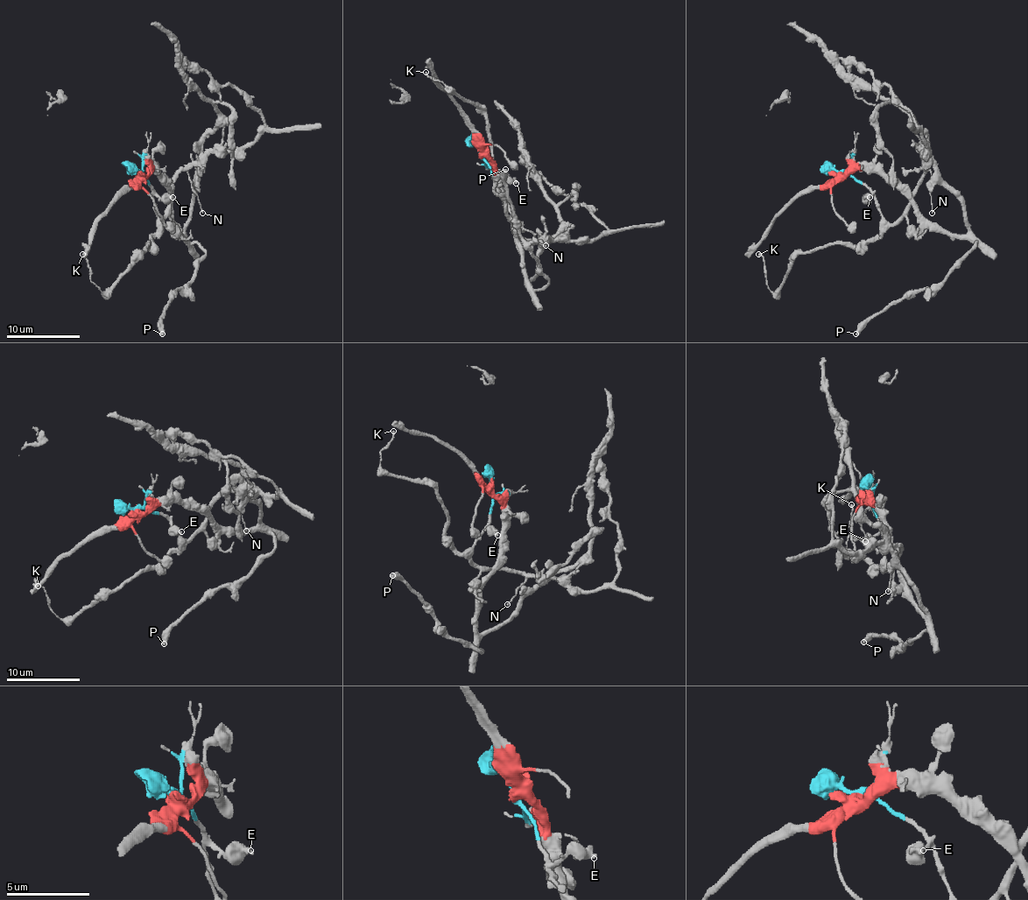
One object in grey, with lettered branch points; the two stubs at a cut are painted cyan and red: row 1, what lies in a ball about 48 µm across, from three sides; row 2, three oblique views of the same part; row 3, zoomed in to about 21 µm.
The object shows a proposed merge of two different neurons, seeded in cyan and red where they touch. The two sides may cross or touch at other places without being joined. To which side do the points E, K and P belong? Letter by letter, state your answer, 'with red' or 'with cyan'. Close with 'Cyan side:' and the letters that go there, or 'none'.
E: with cyan
K: with cyan
P: with red
Cyan side: E, K

